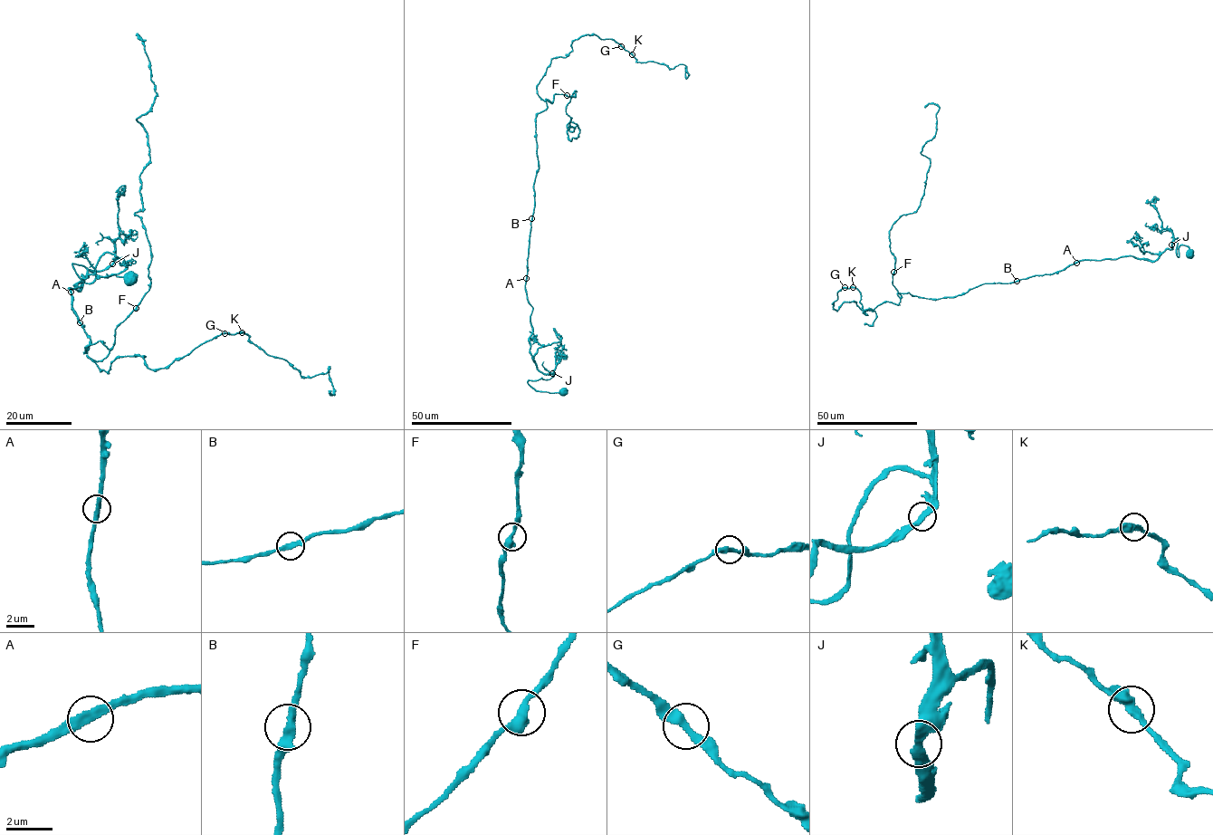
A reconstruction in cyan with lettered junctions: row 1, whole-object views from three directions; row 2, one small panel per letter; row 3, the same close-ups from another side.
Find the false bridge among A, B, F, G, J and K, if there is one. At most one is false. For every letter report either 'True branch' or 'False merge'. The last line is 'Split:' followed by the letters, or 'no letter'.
A: True branch
B: True branch
F: True branch
G: True branch
J: True branch
K: True branch
Split: no letter

